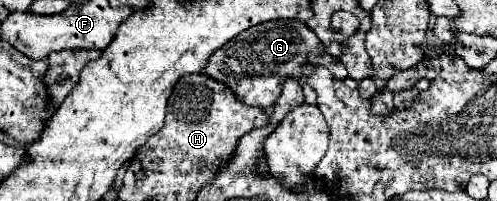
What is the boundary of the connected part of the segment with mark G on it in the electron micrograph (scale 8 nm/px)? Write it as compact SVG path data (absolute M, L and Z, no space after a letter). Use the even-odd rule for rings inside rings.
M277 19L249 27L243 35L231 39L227 47L221 47L211 55L203 73L227 83L227 87L231 87L239 99L245 99L247 105L269 107L279 99L281 87L287 79L299 81L303 77L309 55L323 55L323 51L321 41L305 23L295 19Z

